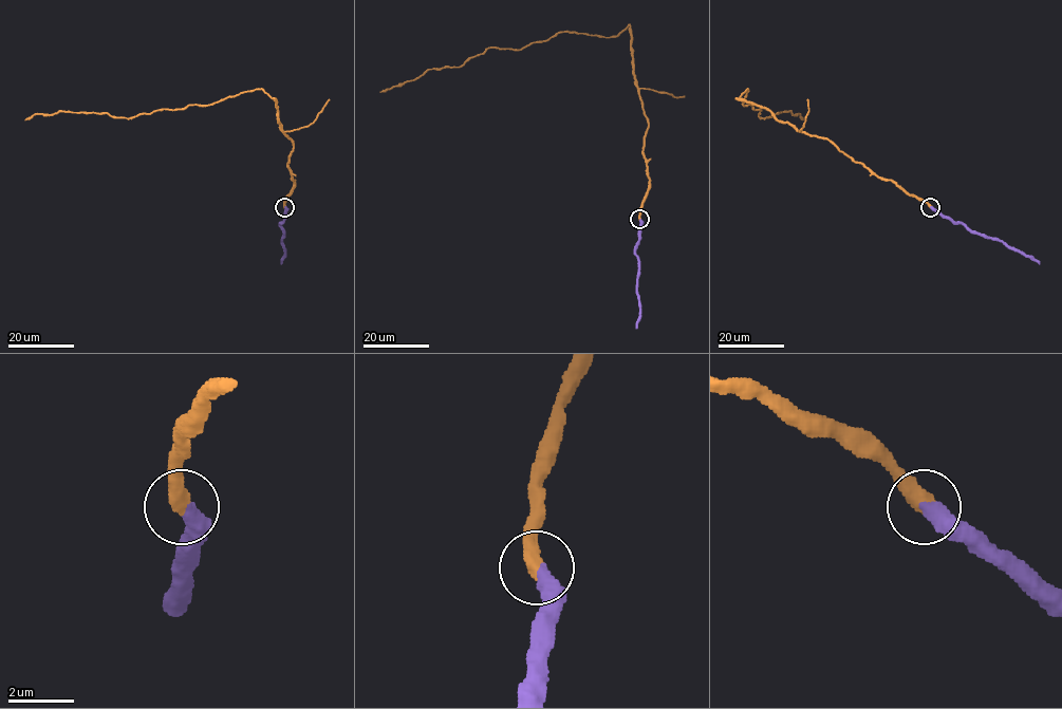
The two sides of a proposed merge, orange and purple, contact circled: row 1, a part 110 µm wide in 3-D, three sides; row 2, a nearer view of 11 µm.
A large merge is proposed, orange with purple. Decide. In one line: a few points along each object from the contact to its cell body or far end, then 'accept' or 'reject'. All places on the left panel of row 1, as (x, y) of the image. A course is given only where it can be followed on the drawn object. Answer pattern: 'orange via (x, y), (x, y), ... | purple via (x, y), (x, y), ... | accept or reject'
orange via (285, 207), (294, 183), (293, 142), (261, 89), (128, 118), (59, 111), (25, 119) | purple via (285, 207), (285, 218), (280, 224), (284, 246), (281, 264) | reject

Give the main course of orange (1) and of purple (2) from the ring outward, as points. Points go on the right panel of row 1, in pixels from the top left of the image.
1: (930, 207), (824, 137), (738, 98), (747, 89), (743, 105), (761, 109), (760, 116), (790, 111), (803, 119)
2: (930, 207), (971, 230), (998, 238), (1039, 264)

